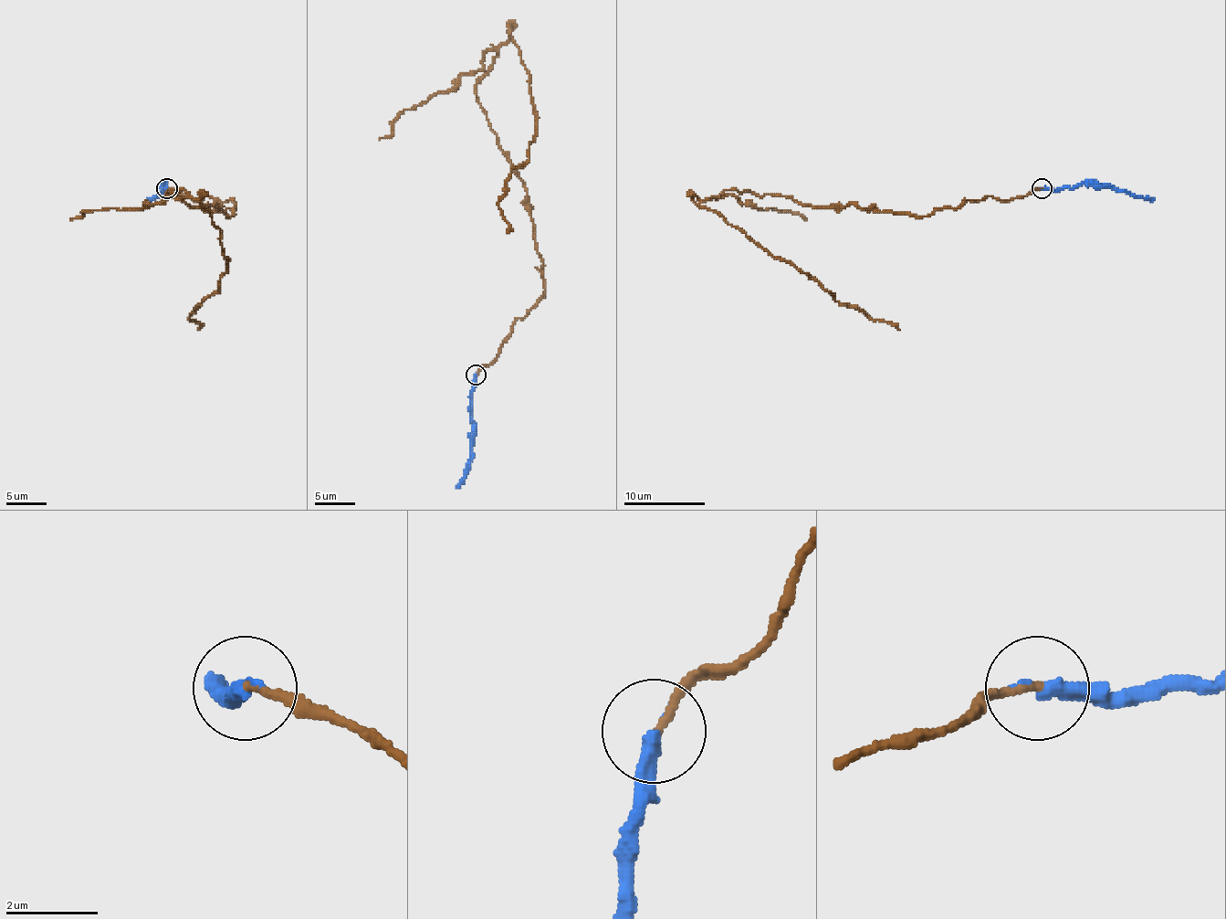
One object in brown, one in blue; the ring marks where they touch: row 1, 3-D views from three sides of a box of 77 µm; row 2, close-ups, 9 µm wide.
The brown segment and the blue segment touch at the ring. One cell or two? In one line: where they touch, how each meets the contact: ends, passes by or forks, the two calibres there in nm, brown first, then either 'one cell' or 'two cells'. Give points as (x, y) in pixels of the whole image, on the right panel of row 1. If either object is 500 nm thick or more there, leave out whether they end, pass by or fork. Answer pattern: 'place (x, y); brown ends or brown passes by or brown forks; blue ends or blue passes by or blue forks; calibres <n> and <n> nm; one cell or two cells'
place (1042, 188); brown ends; blue ends; calibres 170 and 340 nm; two cells

